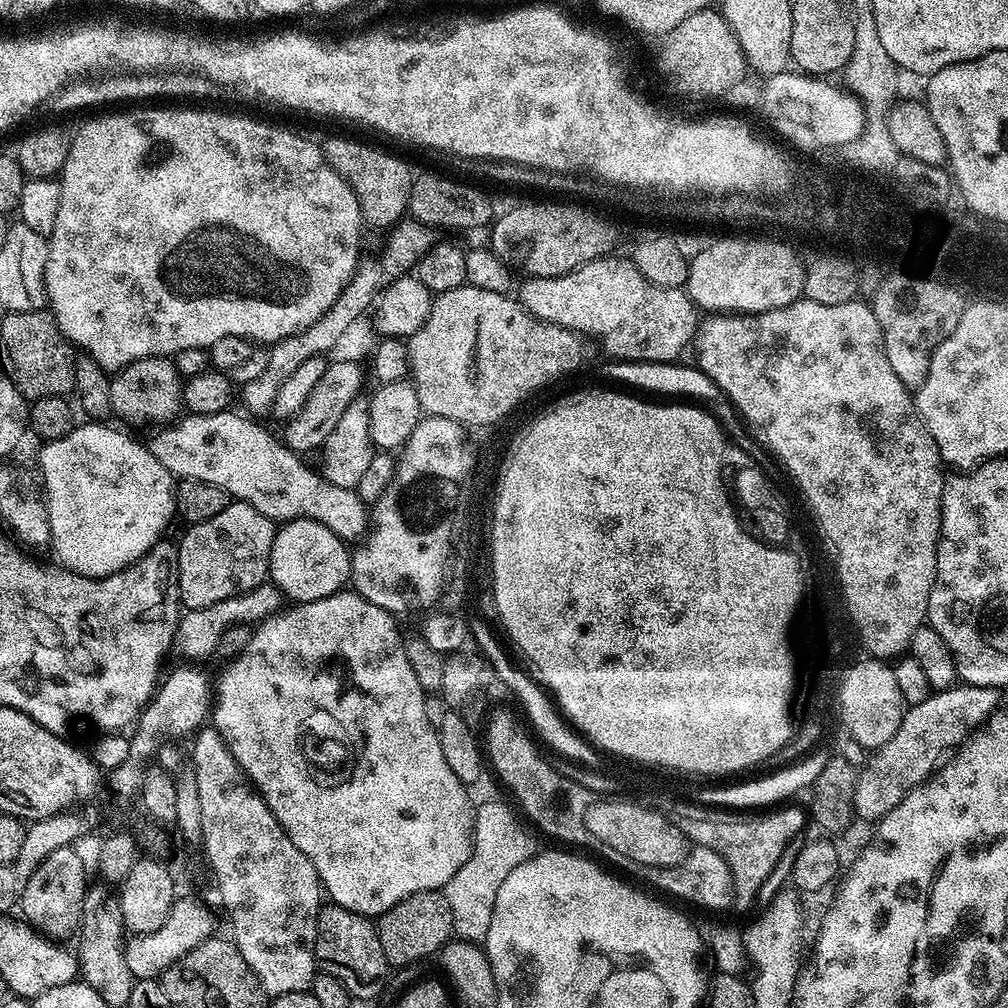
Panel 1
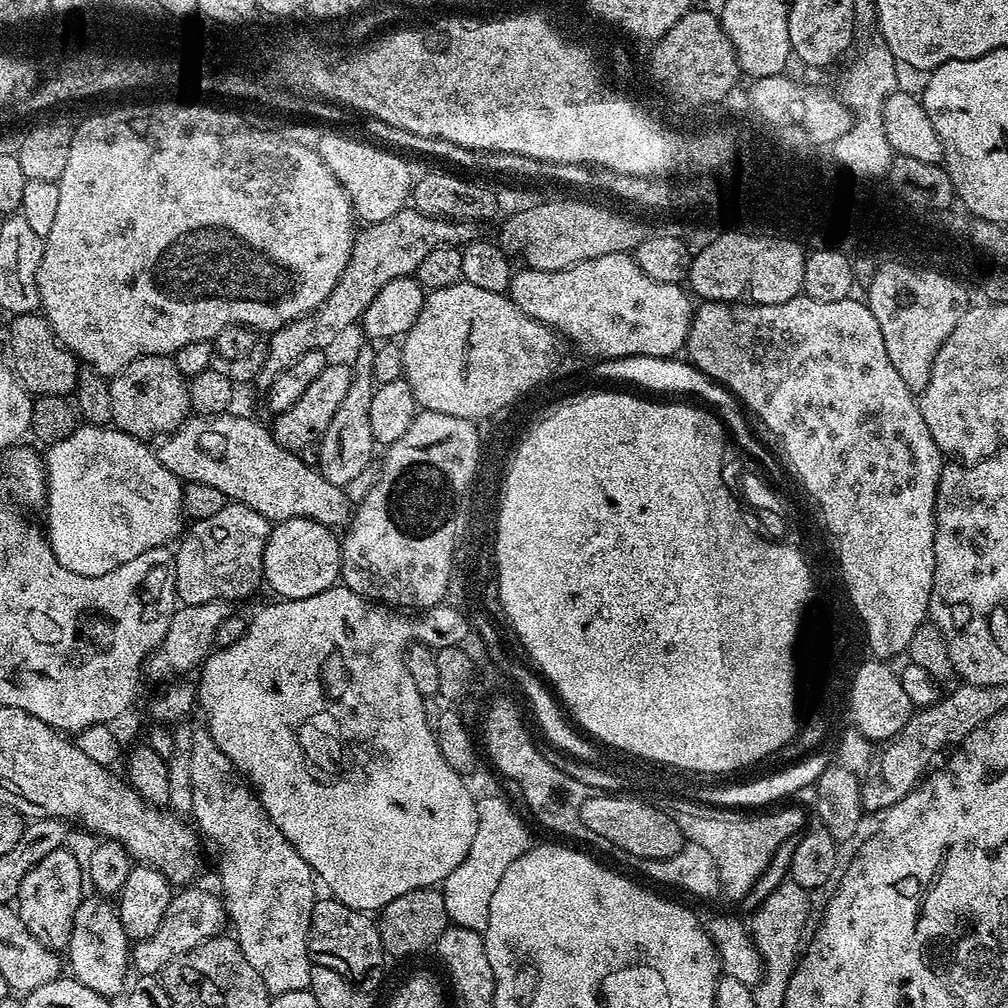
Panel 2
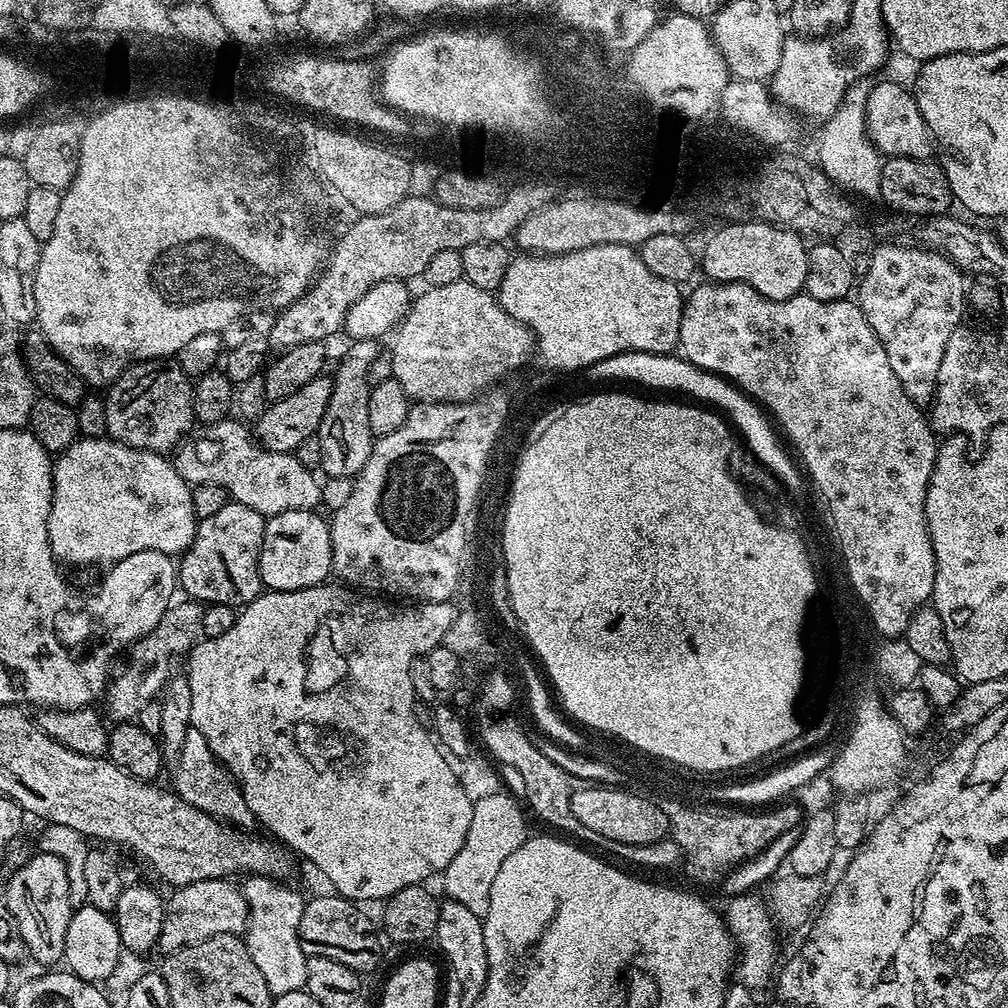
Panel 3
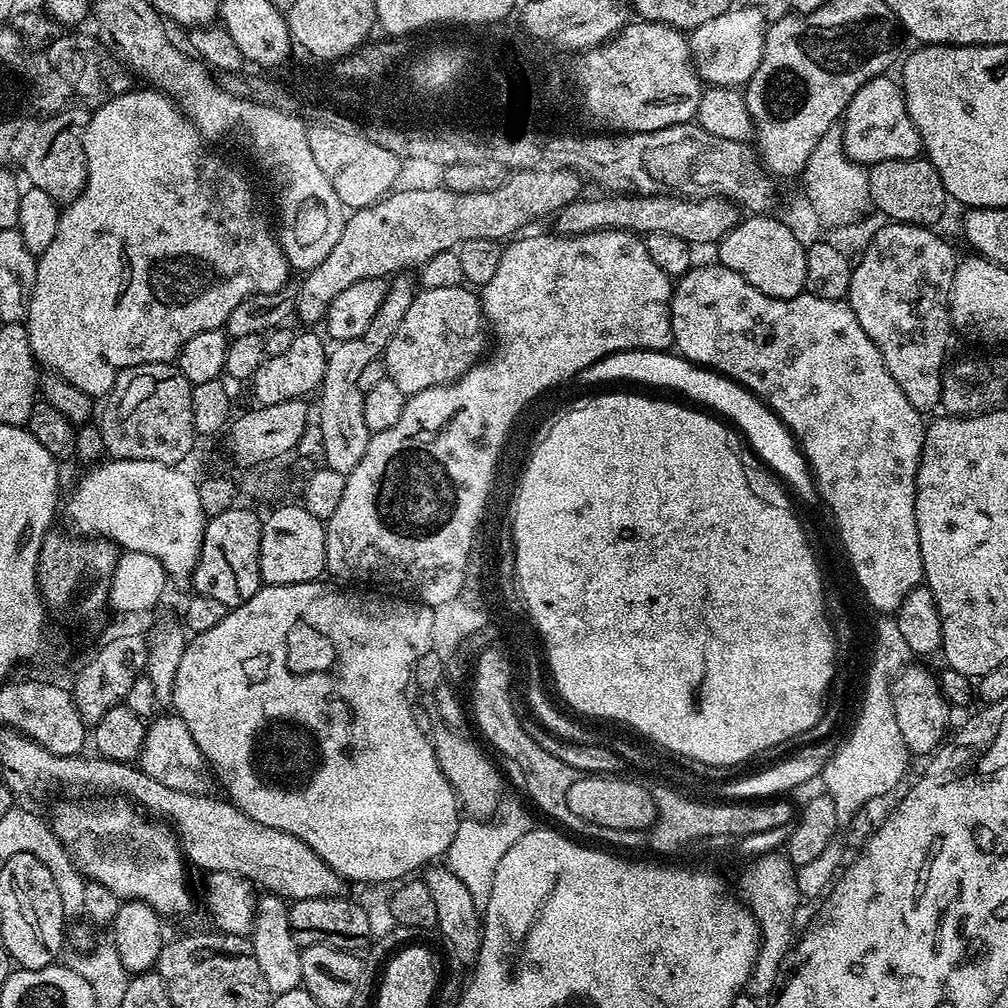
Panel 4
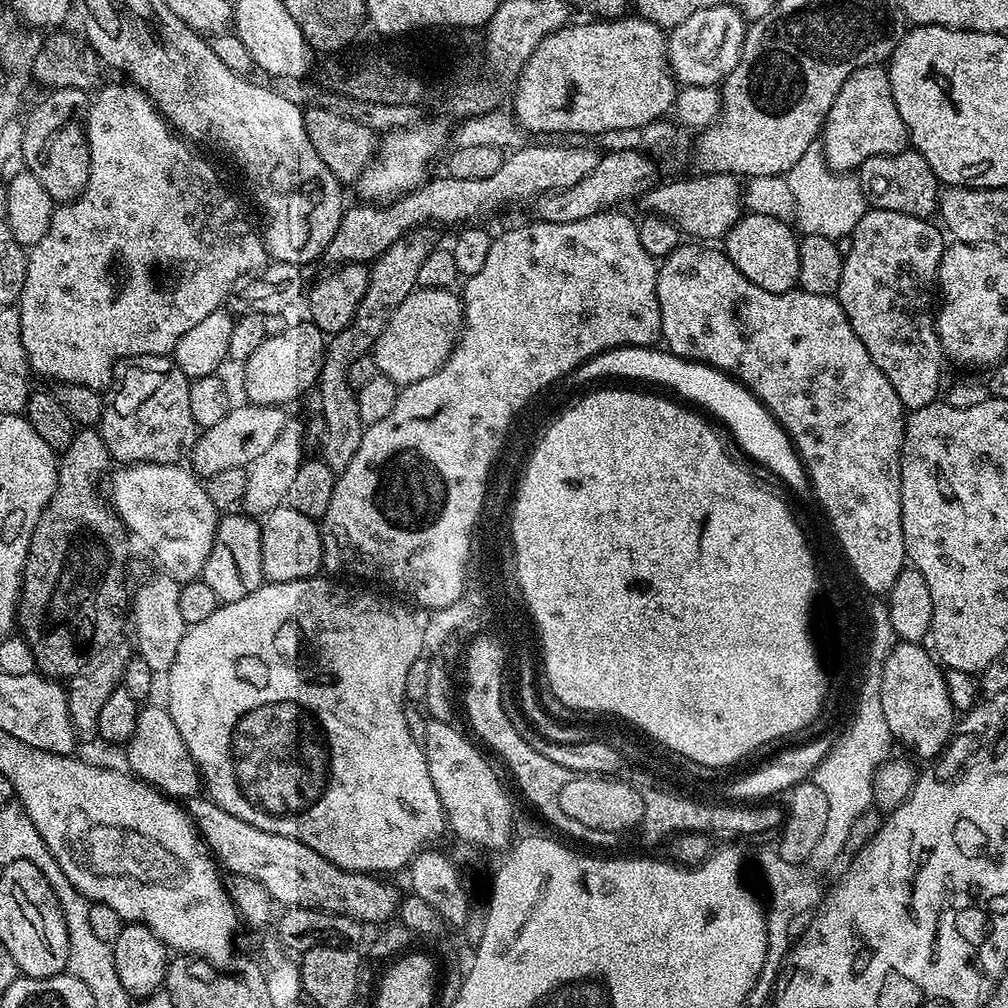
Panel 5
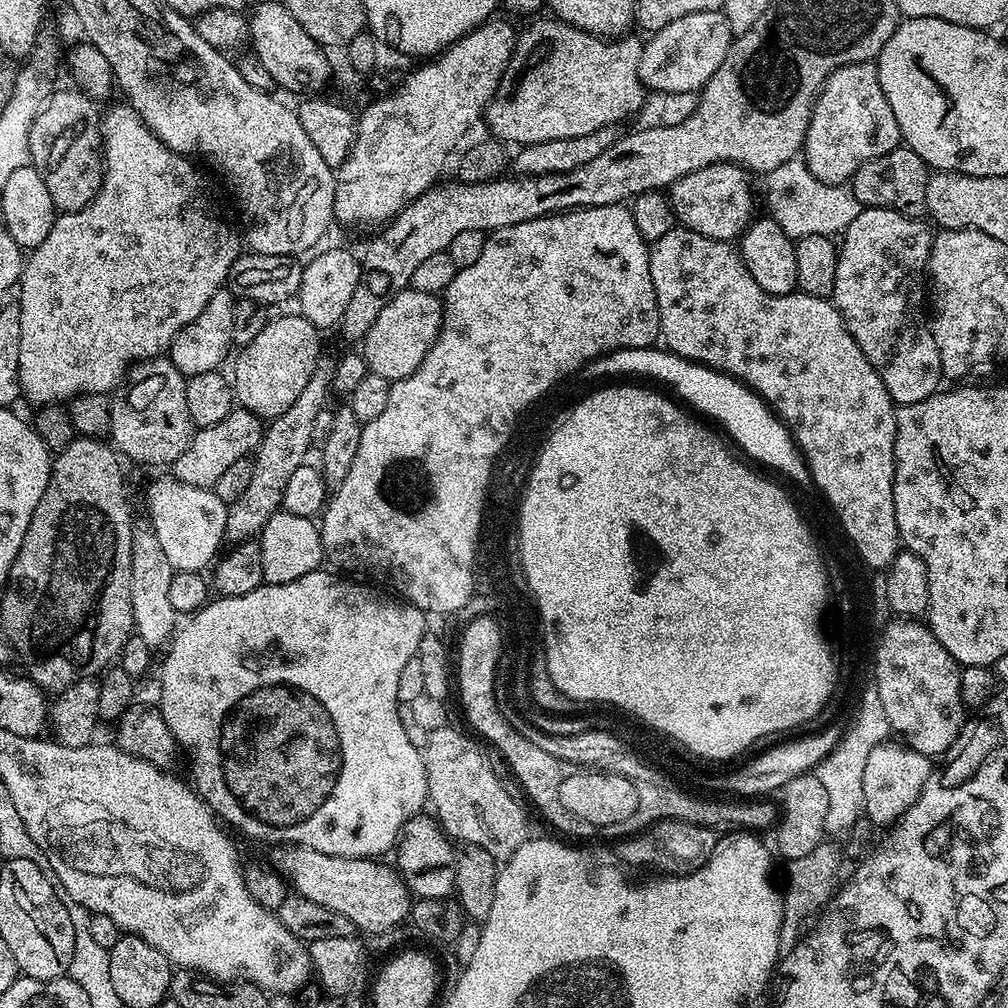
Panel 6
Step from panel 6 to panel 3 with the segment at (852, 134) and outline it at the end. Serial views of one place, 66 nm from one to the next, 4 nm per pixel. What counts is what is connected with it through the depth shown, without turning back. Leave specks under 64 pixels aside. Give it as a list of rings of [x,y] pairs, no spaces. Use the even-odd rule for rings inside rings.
[[[884,80],[871,87],[866,102],[866,126],[868,139],[872,141],[881,157],[914,158],[915,160],[932,160],[934,141],[932,132],[926,126],[926,118],[922,118],[922,110],[918,110],[918,102],[911,91],[908,92],[900,84],[892,80]]]

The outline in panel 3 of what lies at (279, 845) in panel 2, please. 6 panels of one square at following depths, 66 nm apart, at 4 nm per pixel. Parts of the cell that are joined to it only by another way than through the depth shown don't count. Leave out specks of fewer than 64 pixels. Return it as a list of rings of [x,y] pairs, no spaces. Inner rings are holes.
[[[189,728],[174,771],[176,777],[173,778],[171,787],[176,795],[181,796],[190,806],[210,814],[215,820],[222,820],[241,830],[251,829],[256,824],[256,815],[250,810],[250,806],[246,806],[246,798],[240,785],[227,768],[216,759],[214,750],[210,750],[206,738],[202,738],[202,734],[198,734],[196,728]],[[248,876],[245,881],[245,884],[242,884],[242,891],[248,903],[248,927],[242,939],[250,950],[250,958],[254,966],[258,966],[262,978],[266,978],[266,986],[271,990],[273,997],[299,992],[306,982],[306,962],[308,961],[298,934],[298,924],[302,922],[302,910],[306,903],[305,897],[302,898],[294,889],[287,888],[284,885],[287,883],[277,882],[270,876]]]

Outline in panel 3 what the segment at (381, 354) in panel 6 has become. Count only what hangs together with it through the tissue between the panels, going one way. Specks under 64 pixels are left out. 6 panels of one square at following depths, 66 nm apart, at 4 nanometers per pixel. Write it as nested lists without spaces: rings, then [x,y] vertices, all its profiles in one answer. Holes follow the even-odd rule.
[[[465,279],[450,282],[450,286],[428,288],[417,300],[415,297],[391,340],[392,379],[398,381],[402,390],[406,390],[406,394],[416,402],[463,404],[475,400],[534,356],[534,337],[530,329],[510,318],[493,293]]]

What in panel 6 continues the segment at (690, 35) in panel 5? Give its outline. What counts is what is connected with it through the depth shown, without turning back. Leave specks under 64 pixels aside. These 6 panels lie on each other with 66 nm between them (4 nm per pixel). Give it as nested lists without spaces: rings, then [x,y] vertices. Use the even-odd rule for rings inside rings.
[[[723,11],[699,12],[686,14],[686,18],[678,18],[658,31],[651,33],[643,41],[644,49],[640,55],[640,74],[649,89],[655,92],[693,92],[699,93],[707,80],[722,66],[726,54],[732,49],[733,34],[726,22]]]

